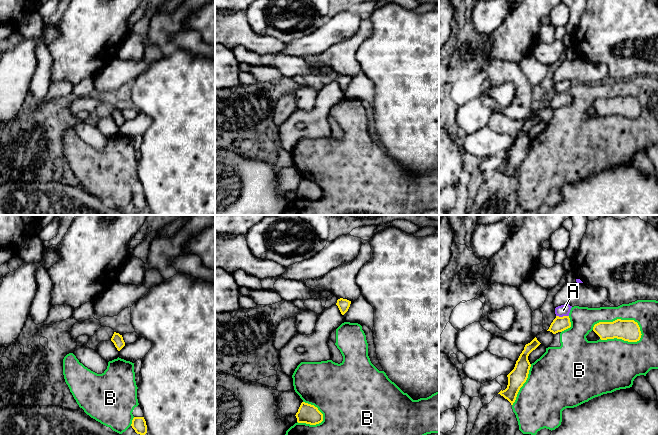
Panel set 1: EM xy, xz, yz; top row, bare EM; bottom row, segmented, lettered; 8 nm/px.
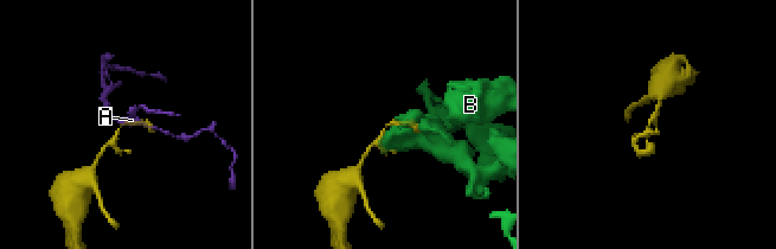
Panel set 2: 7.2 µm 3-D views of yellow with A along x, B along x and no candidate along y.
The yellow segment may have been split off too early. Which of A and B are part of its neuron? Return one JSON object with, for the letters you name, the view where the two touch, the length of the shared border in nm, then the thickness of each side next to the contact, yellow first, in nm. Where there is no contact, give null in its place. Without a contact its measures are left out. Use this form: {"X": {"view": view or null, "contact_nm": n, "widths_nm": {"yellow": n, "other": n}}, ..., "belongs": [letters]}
{"belongs": []}

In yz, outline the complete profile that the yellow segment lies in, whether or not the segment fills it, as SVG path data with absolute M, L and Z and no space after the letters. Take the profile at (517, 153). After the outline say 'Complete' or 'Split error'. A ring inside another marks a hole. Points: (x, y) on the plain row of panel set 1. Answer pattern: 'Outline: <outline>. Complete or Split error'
Outline: M494 59L483 67L482 71L486 77L479 96L481 102L493 113L498 112L509 118L525 121L514 145L507 151L507 164L498 169L513 181L520 164L528 154L531 143L528 132L541 120L532 109L532 86L520 65L514 62ZM507 82L515 85L515 96L509 106L502 107L488 94L488 89Z. Split error

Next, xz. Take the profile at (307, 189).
Outline: M302 178L296 189L298 199L316 201L323 197L323 190L314 181Z. Complete

